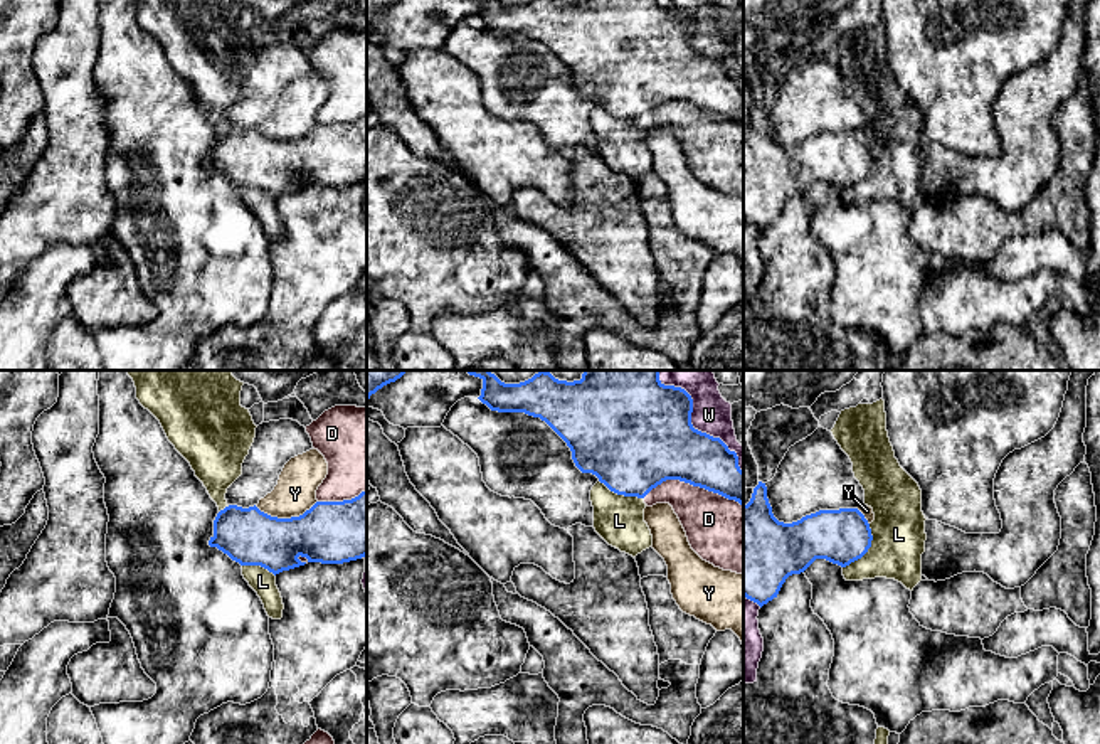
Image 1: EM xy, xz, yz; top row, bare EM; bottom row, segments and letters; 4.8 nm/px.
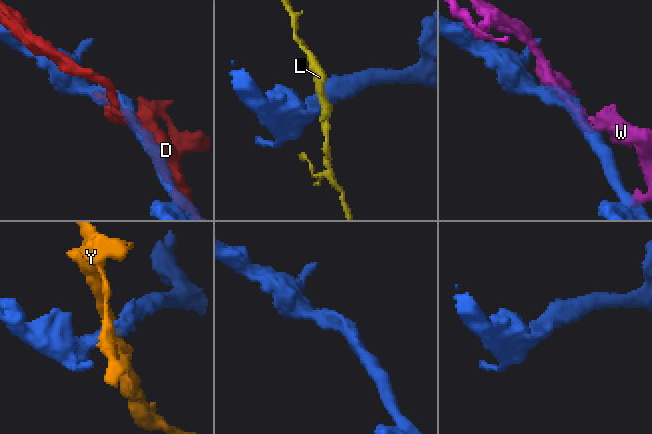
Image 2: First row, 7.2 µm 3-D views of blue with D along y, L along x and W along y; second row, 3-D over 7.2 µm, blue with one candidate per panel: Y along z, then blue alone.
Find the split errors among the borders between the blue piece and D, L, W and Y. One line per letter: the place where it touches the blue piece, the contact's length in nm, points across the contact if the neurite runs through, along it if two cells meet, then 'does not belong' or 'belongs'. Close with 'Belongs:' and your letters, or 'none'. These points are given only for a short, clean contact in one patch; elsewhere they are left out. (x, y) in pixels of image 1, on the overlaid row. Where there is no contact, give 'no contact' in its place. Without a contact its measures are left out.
D: contact xz (693, 485); length 480 nm; does not belong
L: contact yz (868, 547); length 260 nm; border yz (870, 524), (872, 546), (843, 568); does not belong
W: contact xz (690, 423); length 650 nm; does not belong
Y: contact xy (285, 519); length 300 nm; does not belong
Belongs: none

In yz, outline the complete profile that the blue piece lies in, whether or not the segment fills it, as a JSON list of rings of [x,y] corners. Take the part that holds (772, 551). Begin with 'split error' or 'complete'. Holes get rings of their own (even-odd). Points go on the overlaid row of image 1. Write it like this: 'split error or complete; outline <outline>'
complete; outline [[[759,481],[743,505],[743,596],[760,608],[777,598],[792,574],[816,559],[841,567],[861,559],[871,547],[871,529],[858,508],[819,510],[797,522],[779,522]]]

